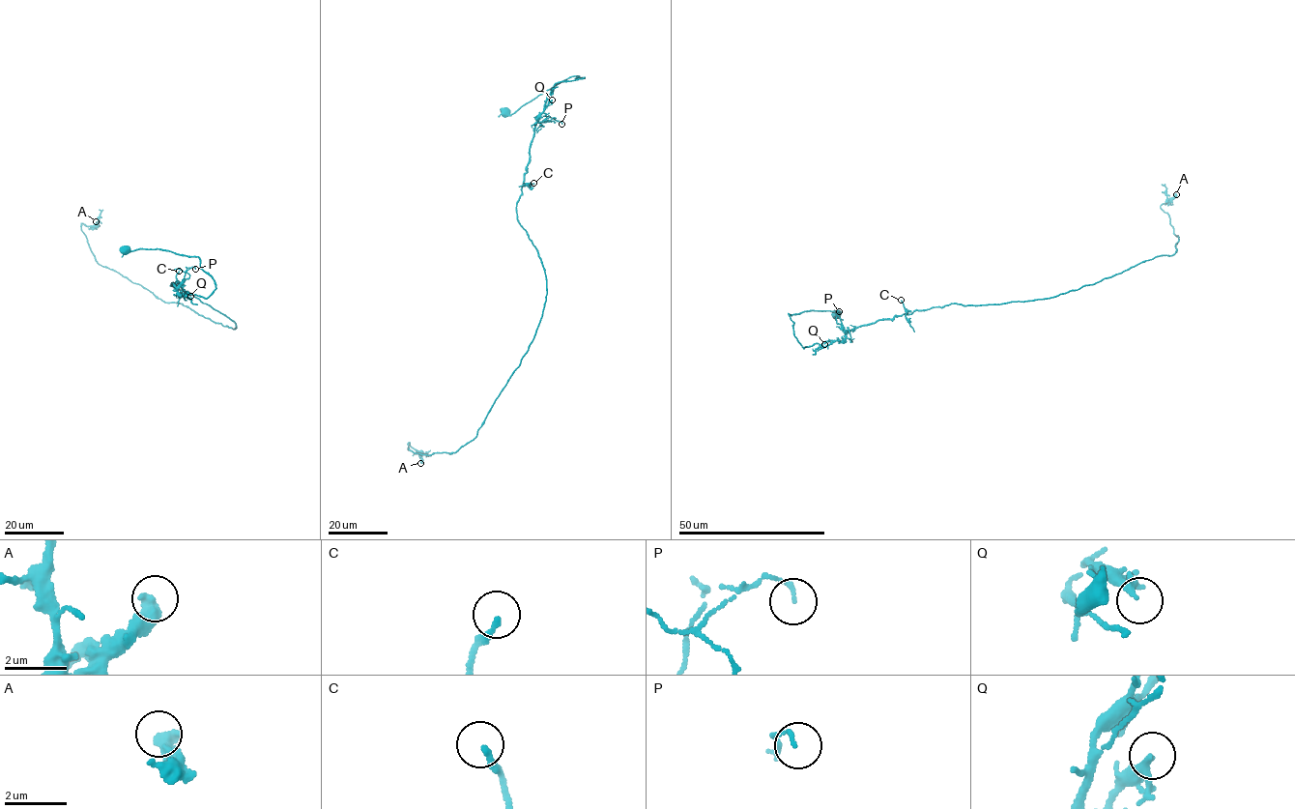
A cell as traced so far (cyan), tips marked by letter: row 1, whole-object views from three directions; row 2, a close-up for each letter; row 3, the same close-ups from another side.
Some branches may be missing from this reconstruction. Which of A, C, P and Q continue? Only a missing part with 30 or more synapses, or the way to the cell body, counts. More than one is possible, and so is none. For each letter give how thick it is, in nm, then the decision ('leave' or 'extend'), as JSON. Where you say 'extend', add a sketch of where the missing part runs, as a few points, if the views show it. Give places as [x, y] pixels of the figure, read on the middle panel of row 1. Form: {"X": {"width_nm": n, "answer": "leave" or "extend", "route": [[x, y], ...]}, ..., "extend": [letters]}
{"A": {"width_nm": 440, "answer": "leave"}, "C": {"width_nm": 200, "answer": "extend"}, "P": {"width_nm": 100, "answer": "leave"}, "Q": {"width_nm": 240, "answer": "leave"}, "extend": ["C"]}

